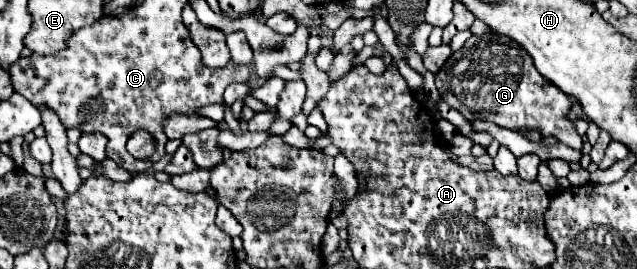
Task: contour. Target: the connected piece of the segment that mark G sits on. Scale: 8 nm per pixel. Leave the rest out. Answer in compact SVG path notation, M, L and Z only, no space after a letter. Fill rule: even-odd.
M498 33L472 35L464 47L446 61L436 75L436 87L442 99L468 121L490 121L512 131L520 127L542 129L542 135L554 135L560 143L580 151L582 139L574 129L574 123L564 119L570 111L570 97L546 81L534 67L532 57L518 47L516 41Z

